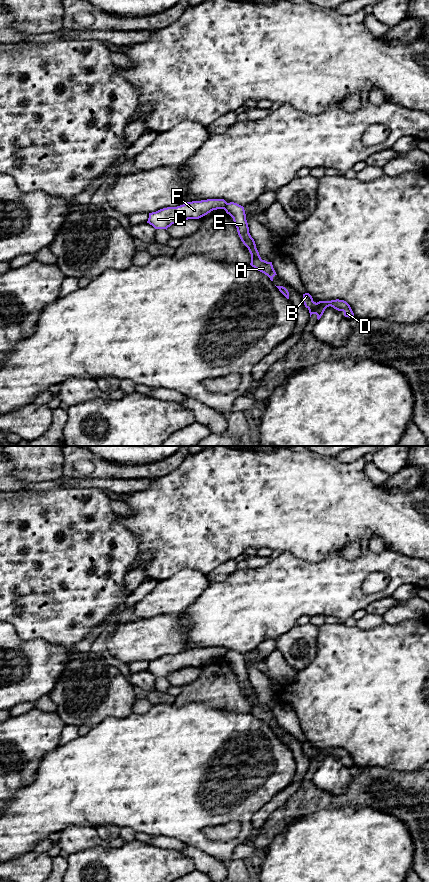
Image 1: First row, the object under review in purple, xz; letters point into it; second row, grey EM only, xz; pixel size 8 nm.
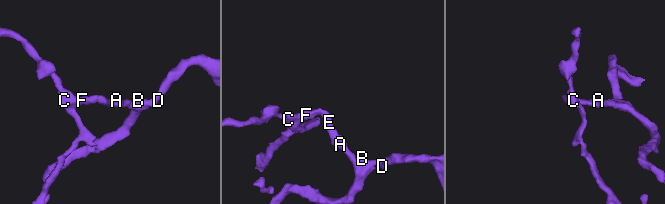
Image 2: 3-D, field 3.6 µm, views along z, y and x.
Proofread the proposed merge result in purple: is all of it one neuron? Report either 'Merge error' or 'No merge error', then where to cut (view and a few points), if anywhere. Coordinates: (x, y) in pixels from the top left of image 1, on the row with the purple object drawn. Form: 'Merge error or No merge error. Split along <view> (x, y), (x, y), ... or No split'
Merge error. Split along xz (227, 203), (223, 208)

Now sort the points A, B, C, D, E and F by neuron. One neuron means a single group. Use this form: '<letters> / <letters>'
A B D E / C F

